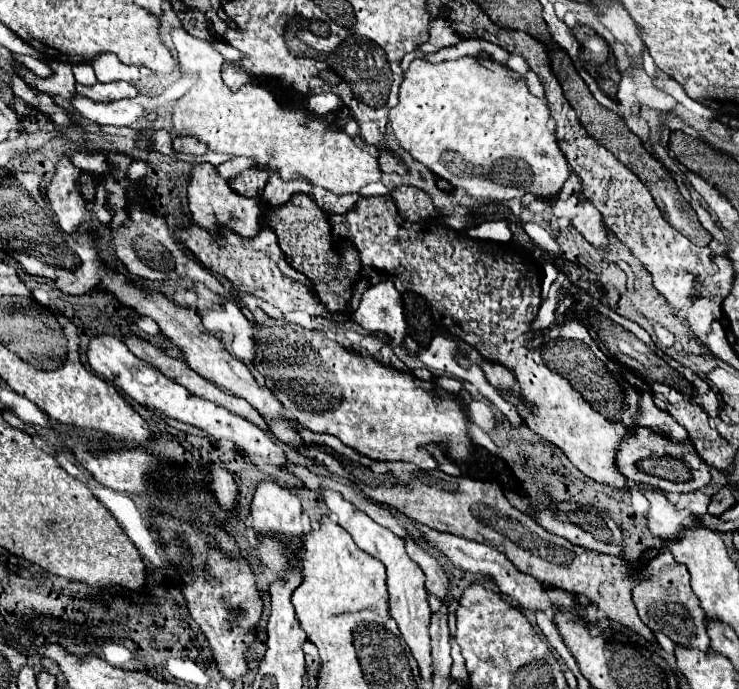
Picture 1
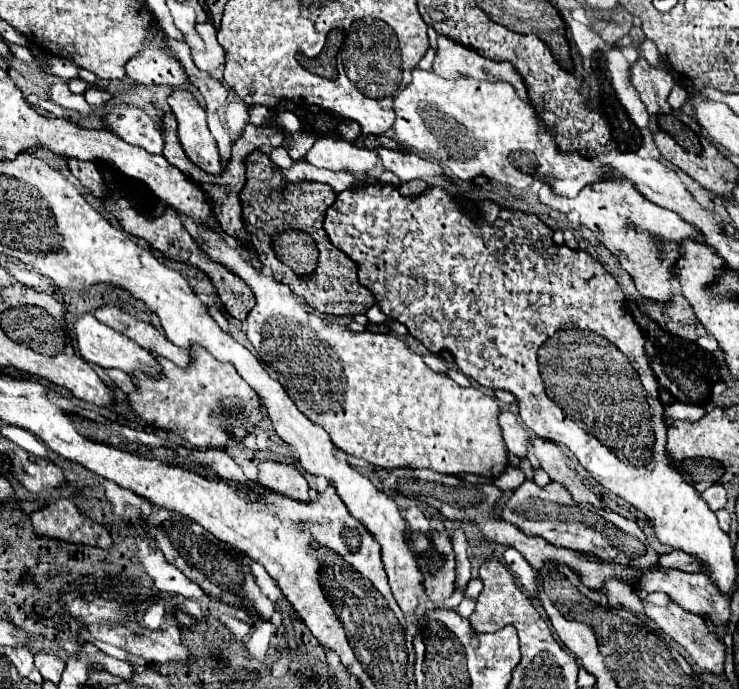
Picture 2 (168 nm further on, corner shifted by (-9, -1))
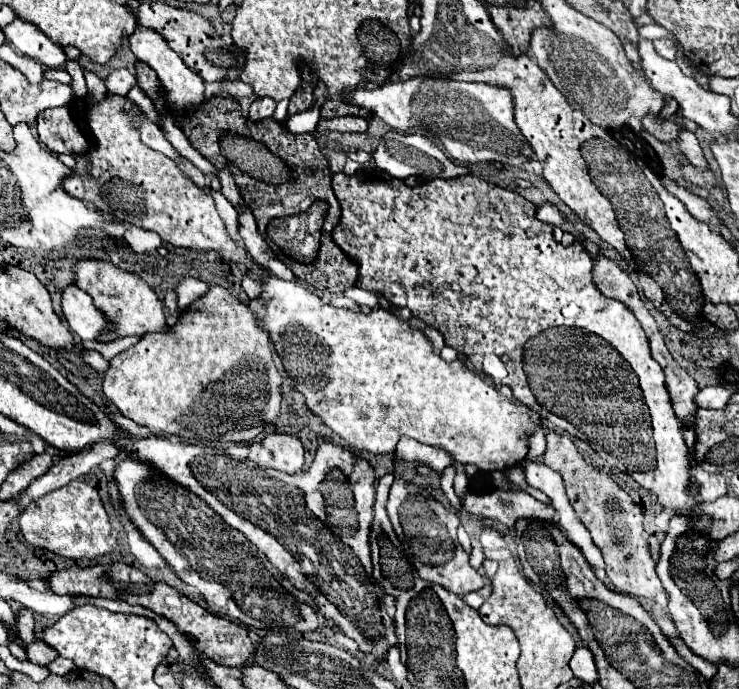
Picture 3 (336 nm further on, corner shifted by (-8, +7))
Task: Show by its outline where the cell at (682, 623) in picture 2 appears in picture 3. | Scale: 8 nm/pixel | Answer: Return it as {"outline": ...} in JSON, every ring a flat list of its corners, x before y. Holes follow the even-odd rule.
{"outline":[[548,432,546,434,546,452,542,456,544,464,548,464,552,470,560,472,566,484,566,494,570,498,570,504,574,506,578,518,584,522,584,526,590,530,594,544,602,550,604,560,606,560,606,574,610,578,610,582,614,584,614,588,622,594,630,594,630,596,644,596,646,600,654,602,660,606,660,602,668,602,668,592,664,590,656,570,654,570,654,560,650,556,648,550,648,538,644,538,644,528,642,528,642,508,622,490,618,488,618,484,604,472,598,472,594,466,586,464,586,460,580,456,578,448,574,446,574,442,570,440,570,436,560,434,560,432]]}

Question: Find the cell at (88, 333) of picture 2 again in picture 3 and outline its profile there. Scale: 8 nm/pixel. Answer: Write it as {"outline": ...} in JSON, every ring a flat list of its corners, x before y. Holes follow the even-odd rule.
{"outline":[[68,286,64,290,62,310,70,330,80,336,80,340,96,340,104,330,112,330,112,322,104,318,104,312,100,312,92,298,78,286]]}

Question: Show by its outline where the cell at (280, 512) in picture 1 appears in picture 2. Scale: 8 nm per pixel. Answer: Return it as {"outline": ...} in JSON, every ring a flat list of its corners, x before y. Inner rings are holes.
{"outline":[[265,460,259,464,259,484,285,494,289,498,309,500,309,486,305,476,291,464,281,464,273,460]]}

